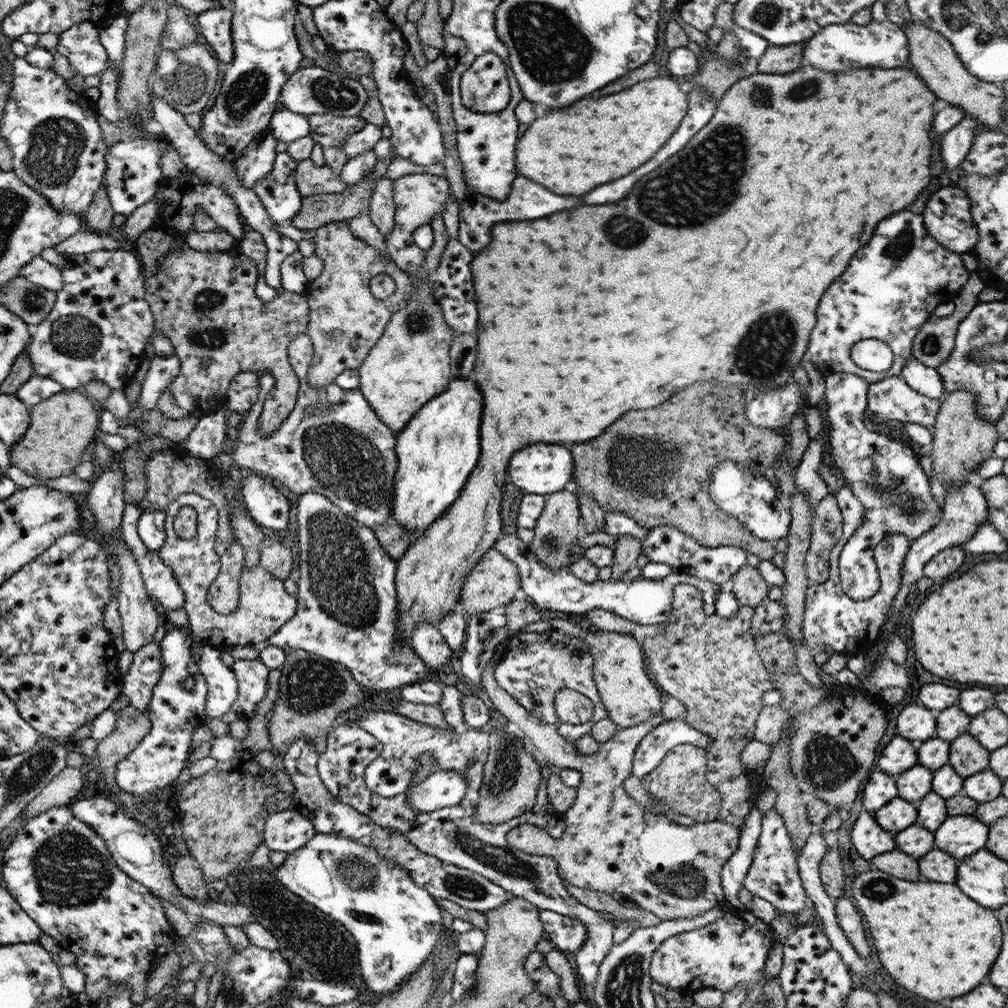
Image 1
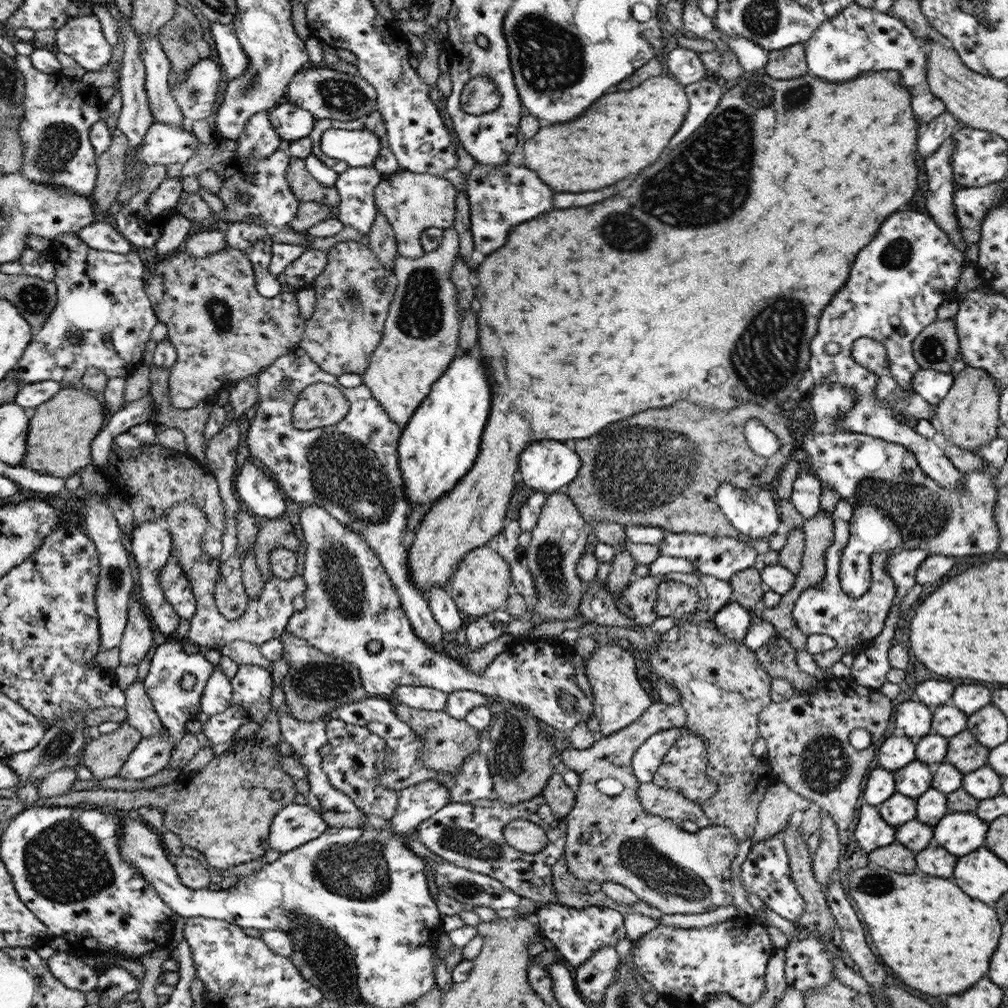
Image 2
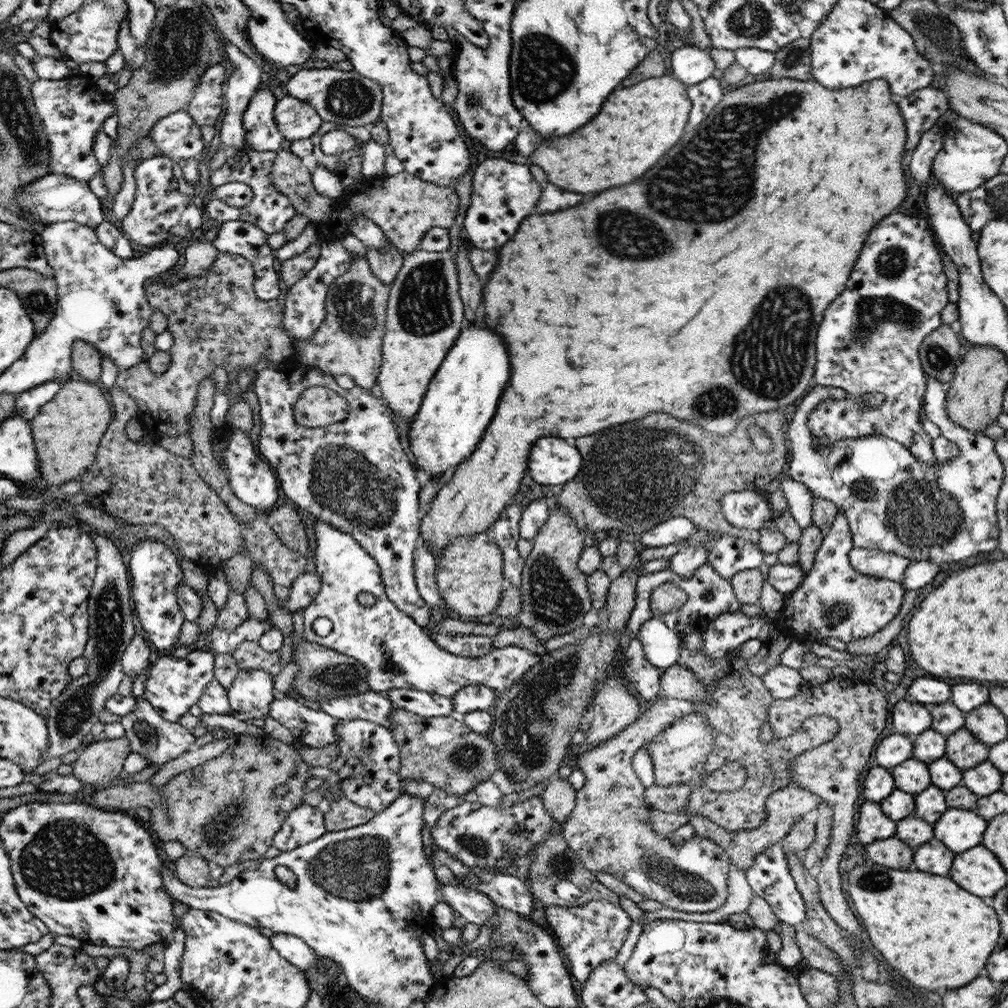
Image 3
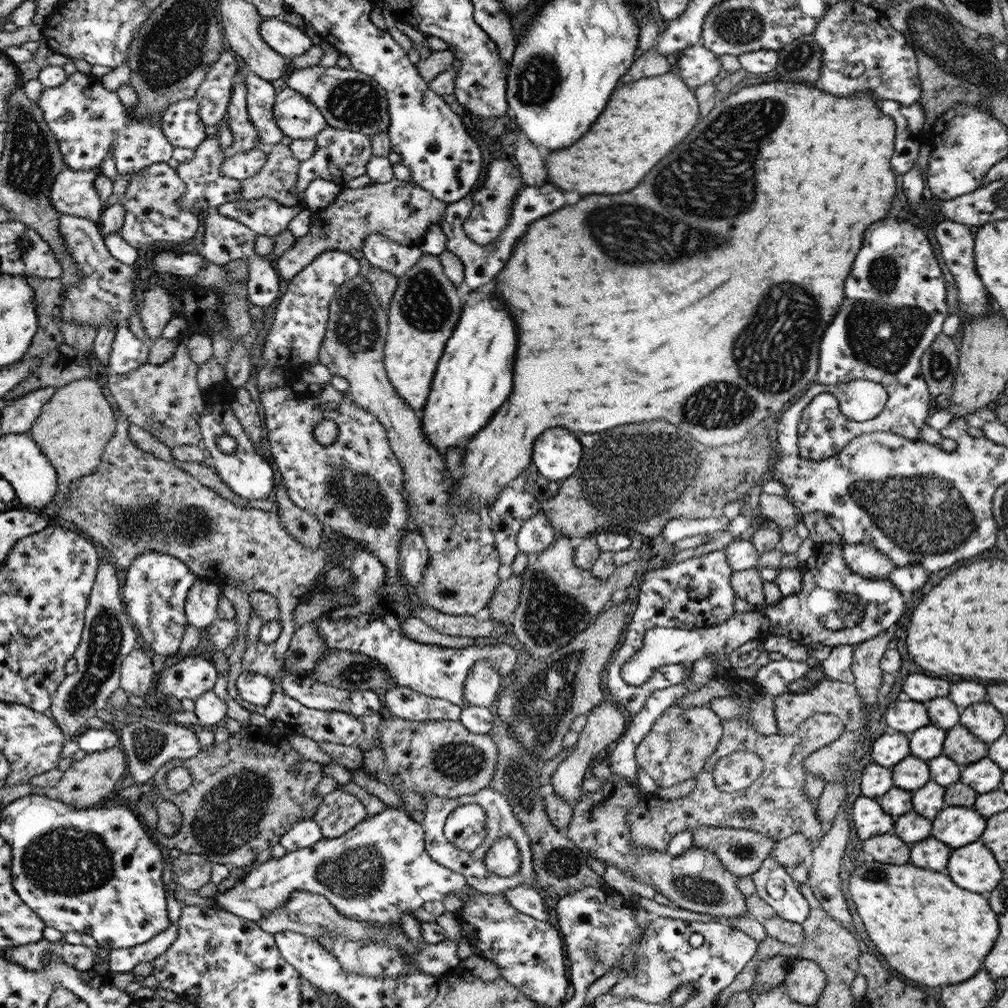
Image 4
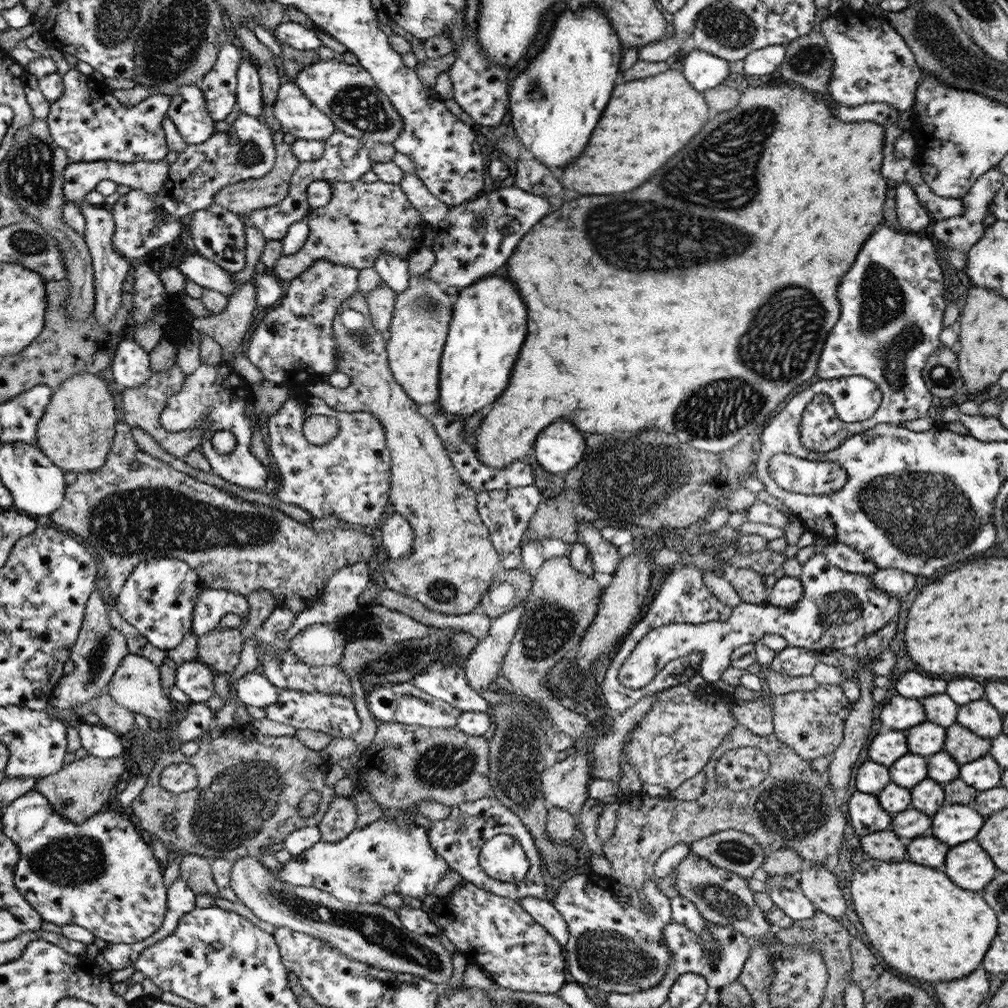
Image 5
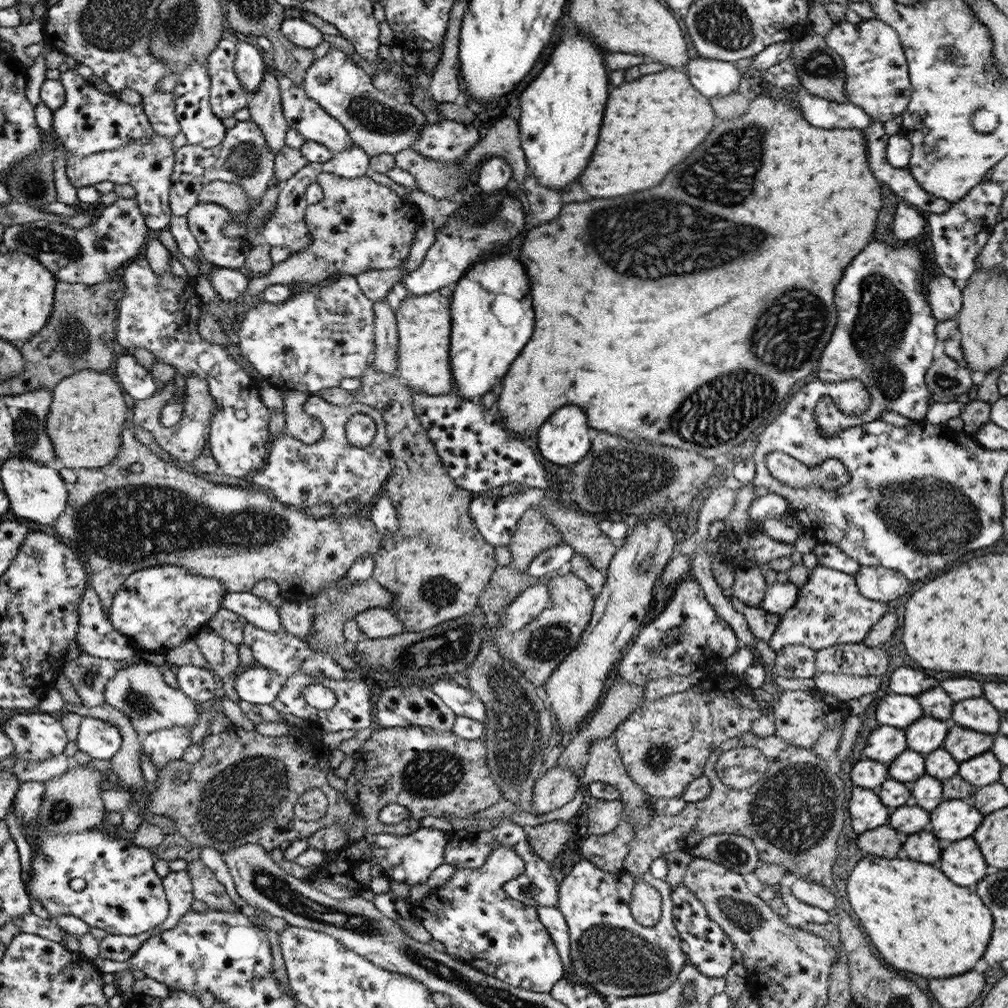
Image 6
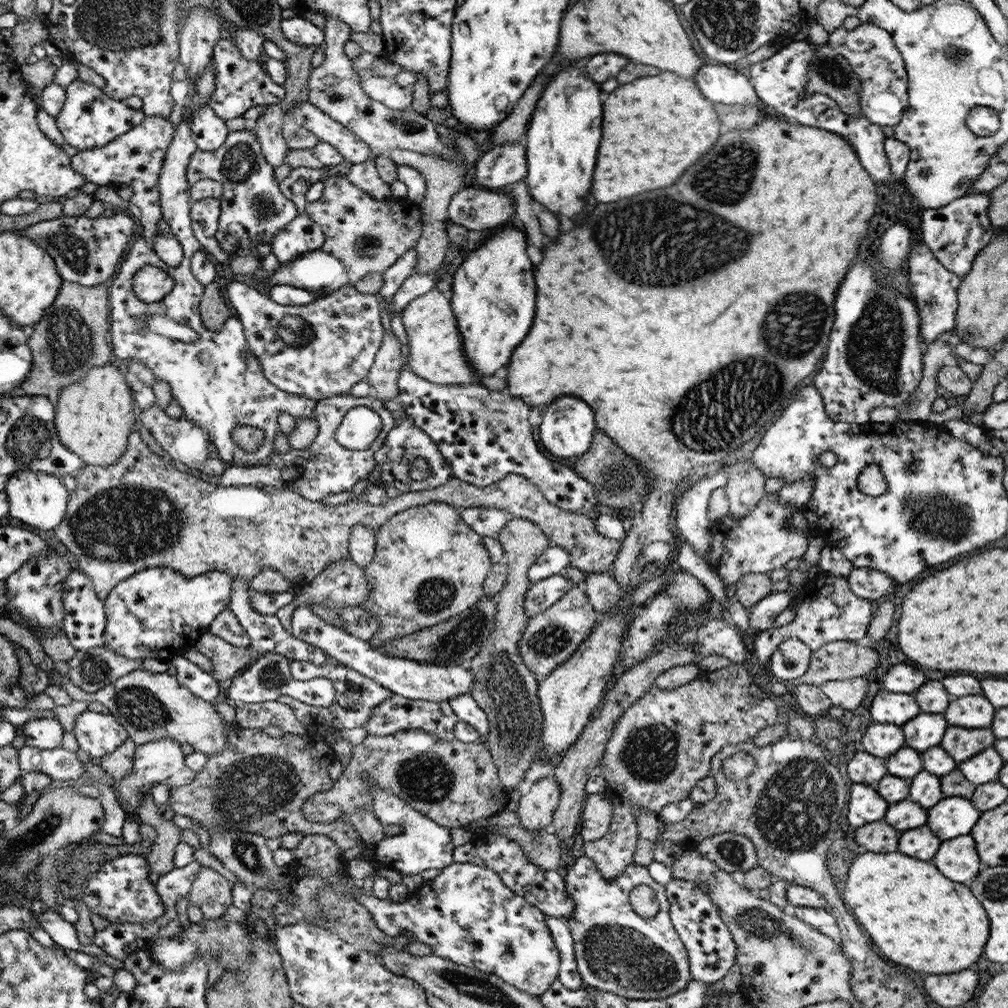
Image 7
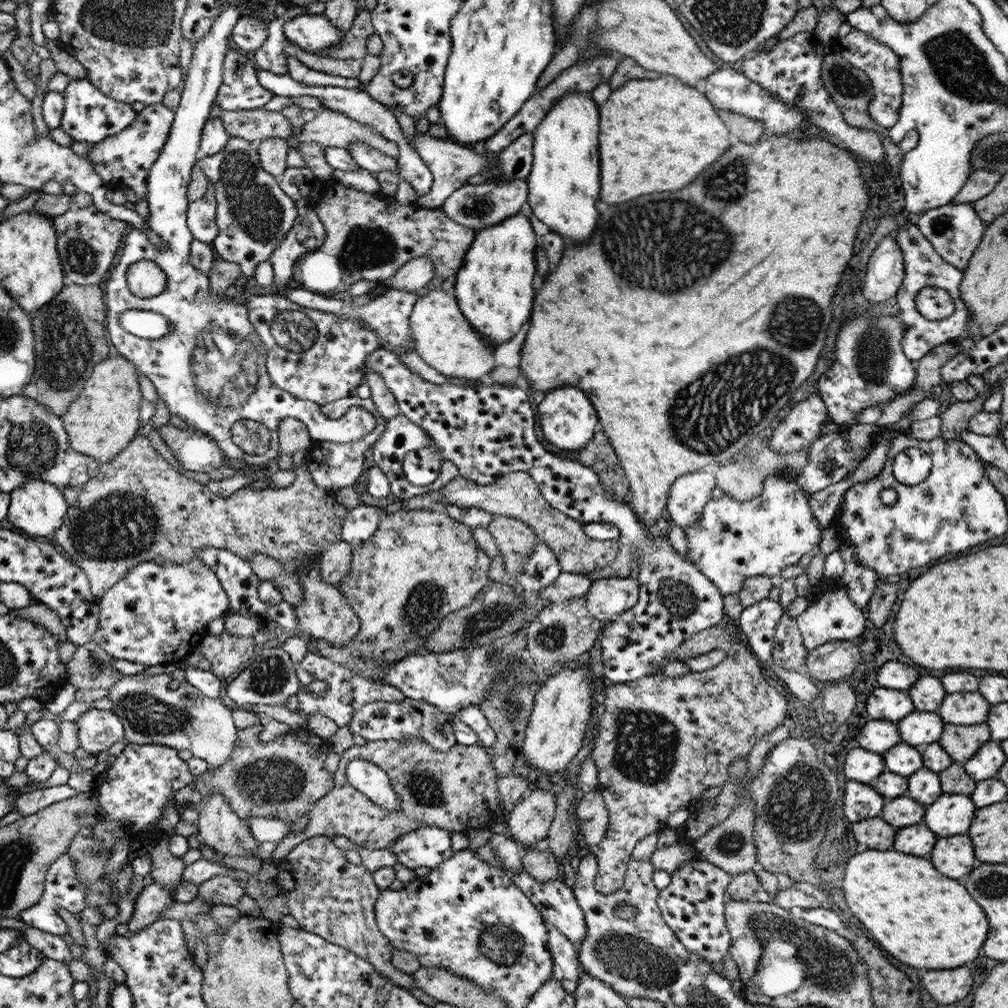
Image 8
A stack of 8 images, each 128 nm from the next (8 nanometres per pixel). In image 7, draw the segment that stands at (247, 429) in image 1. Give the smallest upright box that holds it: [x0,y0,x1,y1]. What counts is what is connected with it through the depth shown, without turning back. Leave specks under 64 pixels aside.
[220,394,396,501]

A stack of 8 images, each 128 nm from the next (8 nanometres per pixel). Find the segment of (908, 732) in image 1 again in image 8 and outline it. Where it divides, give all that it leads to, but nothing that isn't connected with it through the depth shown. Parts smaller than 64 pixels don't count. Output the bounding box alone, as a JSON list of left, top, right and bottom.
[866,687,915,723]

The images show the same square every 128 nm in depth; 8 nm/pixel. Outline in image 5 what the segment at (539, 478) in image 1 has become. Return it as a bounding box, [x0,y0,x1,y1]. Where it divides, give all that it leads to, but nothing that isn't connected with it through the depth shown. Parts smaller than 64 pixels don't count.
[533,420,586,474]

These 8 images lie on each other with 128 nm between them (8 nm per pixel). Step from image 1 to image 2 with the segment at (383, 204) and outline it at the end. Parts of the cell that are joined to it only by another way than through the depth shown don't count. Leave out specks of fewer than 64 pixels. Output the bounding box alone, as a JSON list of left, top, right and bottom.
[367,212,399,270]

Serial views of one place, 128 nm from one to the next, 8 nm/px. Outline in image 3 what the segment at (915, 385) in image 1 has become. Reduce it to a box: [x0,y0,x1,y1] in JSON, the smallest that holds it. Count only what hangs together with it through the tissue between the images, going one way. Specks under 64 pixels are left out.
[785,377,1004,566]

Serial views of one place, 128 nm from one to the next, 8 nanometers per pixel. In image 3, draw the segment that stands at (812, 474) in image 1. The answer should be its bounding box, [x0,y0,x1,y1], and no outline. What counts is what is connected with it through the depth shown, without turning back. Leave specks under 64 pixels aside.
[779,479,812,530]

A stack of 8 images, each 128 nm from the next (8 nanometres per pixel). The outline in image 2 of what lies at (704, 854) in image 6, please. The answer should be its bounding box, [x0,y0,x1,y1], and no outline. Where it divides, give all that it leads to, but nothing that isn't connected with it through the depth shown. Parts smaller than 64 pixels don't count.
[638,782,810,847]

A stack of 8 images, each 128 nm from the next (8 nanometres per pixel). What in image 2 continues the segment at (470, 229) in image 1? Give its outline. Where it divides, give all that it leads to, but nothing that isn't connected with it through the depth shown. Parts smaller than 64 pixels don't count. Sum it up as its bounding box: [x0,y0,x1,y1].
[467,162,552,255]

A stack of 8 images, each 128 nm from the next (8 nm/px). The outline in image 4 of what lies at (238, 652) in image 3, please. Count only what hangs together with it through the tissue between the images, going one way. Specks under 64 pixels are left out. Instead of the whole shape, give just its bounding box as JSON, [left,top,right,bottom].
[56,414,333,679]

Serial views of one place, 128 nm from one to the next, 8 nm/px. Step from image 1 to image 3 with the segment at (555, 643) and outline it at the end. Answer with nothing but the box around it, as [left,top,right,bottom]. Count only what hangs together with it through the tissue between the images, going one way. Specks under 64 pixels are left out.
[303,519,544,698]

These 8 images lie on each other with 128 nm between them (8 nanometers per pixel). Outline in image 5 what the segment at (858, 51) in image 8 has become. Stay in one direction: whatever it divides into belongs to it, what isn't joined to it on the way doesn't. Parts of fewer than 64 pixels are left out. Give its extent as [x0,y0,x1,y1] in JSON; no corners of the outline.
[821,8,921,112]

